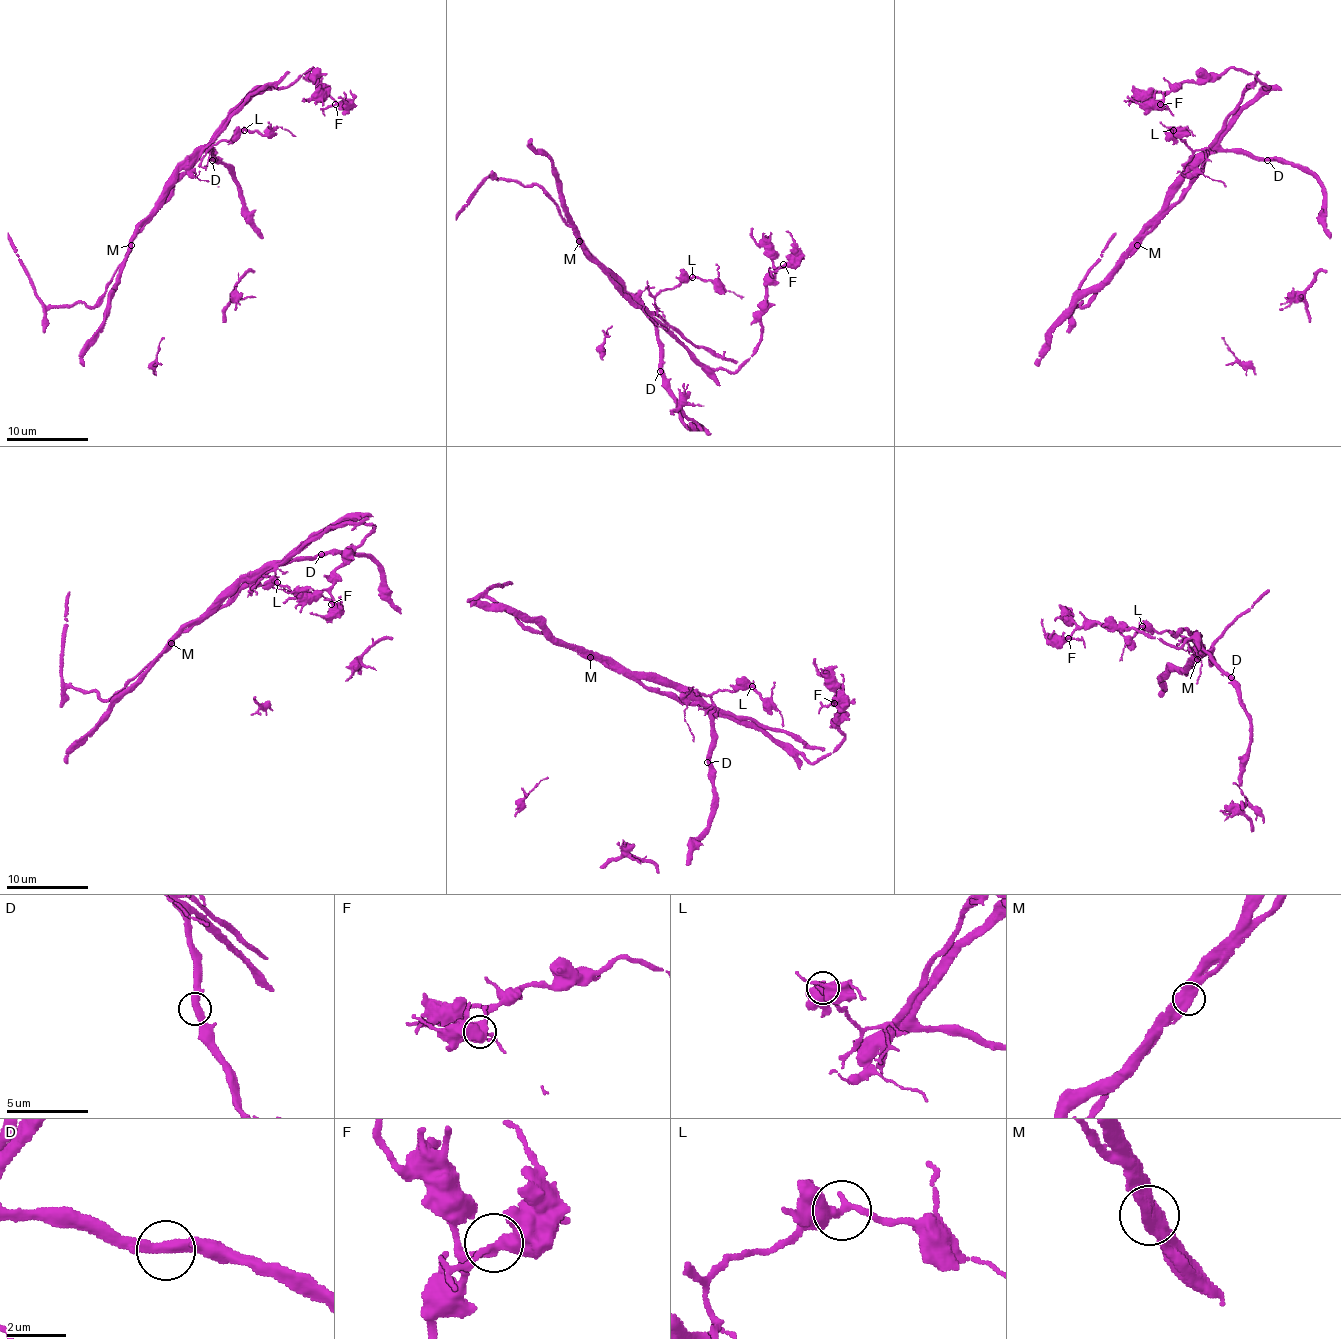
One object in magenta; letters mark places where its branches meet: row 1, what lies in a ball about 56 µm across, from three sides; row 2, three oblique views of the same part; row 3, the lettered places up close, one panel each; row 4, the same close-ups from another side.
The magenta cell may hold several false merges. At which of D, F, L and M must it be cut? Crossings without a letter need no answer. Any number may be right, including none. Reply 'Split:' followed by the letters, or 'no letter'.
Split: M

